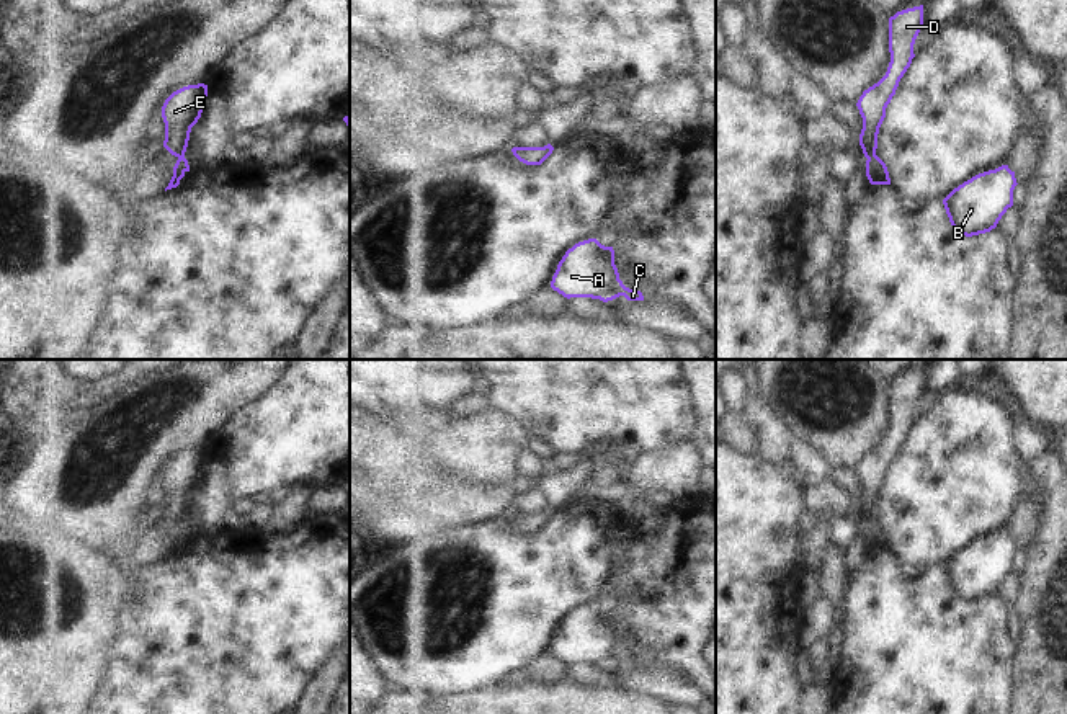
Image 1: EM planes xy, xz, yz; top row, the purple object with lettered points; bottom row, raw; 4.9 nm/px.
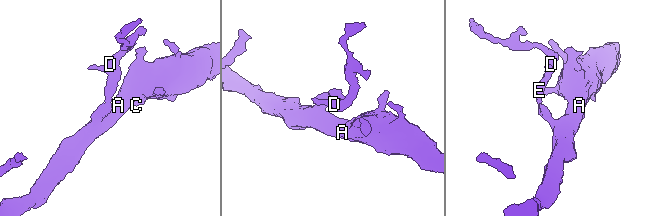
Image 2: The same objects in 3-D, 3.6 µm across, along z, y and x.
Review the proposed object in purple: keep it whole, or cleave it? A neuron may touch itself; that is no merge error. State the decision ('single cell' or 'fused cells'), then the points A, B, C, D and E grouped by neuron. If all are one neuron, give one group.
single cell; groups A B C D E

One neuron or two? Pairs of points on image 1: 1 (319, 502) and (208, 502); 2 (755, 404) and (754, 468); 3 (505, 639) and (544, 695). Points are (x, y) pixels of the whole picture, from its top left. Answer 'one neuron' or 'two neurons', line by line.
1: two neurons
2: two neurons
3: two neurons

